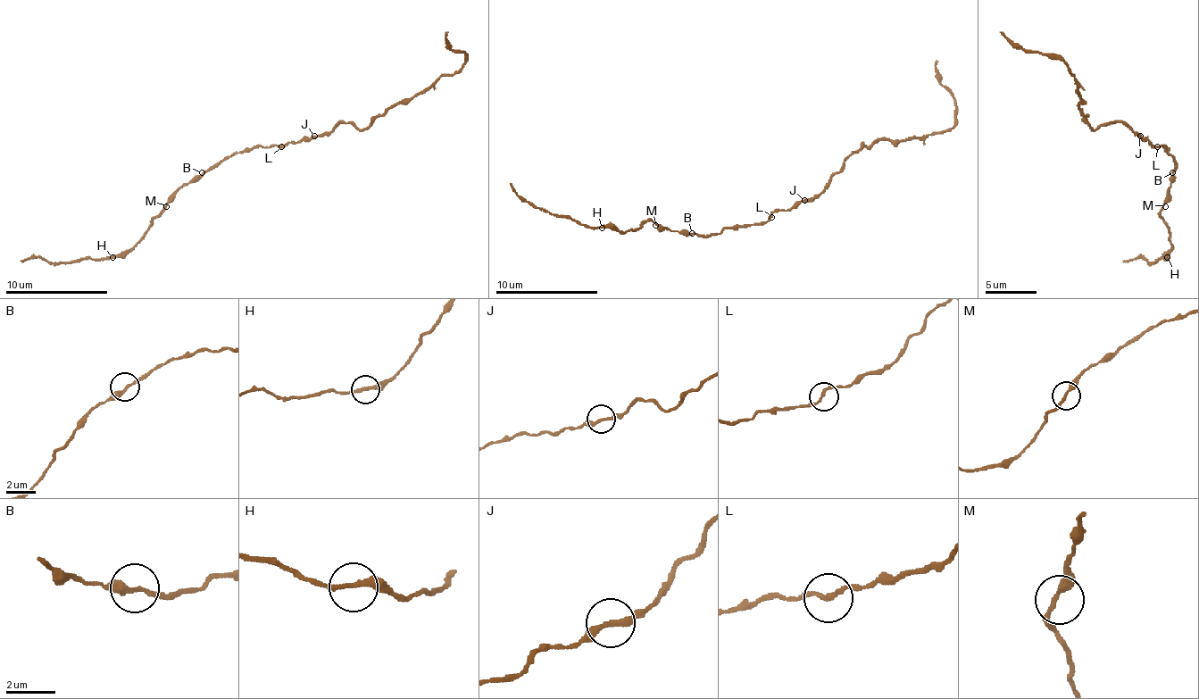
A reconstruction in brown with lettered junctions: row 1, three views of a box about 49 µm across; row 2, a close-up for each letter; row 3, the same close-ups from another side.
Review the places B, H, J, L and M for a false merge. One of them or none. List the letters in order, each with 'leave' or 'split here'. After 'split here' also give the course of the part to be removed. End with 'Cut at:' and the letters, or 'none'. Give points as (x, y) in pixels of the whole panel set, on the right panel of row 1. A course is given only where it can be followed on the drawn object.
B: leave
H: leave
J: split here; foreign part runs (1139, 137), (1121, 121), (1093, 128), (1080, 108), (1078, 80), (1062, 60), (1026, 52), (1000, 31)
L: leave
M: leave
Cut at: J

